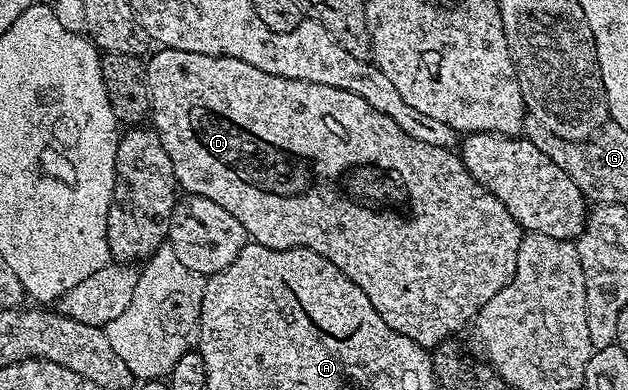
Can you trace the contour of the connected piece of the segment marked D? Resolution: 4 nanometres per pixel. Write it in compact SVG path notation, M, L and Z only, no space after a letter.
M159 47L157 51L158 53L154 57L151 55L145 61L146 81L150 91L149 119L168 154L168 159L172 161L172 170L174 177L178 180L179 189L190 196L208 198L208 202L216 202L220 206L224 206L224 210L228 210L228 214L232 214L232 218L236 218L236 222L240 222L240 226L244 226L247 237L253 243L268 246L272 250L307 248L324 258L328 258L328 262L332 262L332 266L336 266L336 270L340 270L348 278L352 278L352 282L356 282L356 286L360 286L360 290L364 290L364 294L368 294L368 302L372 302L372 306L376 306L380 318L384 318L384 322L388 322L388 326L392 326L392 330L404 334L404 338L412 338L412 342L416 342L421 348L427 350L433 350L438 344L451 339L456 334L453 332L460 331L465 324L467 327L482 307L488 302L492 302L492 298L496 298L496 294L500 294L500 290L504 290L504 286L508 286L508 282L512 282L512 278L516 274L517 255L520 254L524 229L518 225L516 218L512 218L512 214L508 214L504 202L500 202L500 198L496 198L496 194L492 194L487 188L480 186L480 182L476 182L476 178L472 178L472 174L464 166L461 155L457 151L440 146L428 146L428 142L416 142L416 138L404 134L404 130L400 130L400 126L396 126L396 122L392 122L392 118L388 118L388 114L380 114L380 110L376 110L376 106L368 106L368 102L364 102L364 98L360 98L360 94L352 94L352 90L336 90L336 86L320 86L320 82L304 82L292 78L280 78L276 74L264 74L264 70L256 70L256 66L248 66L248 62L240 62L240 58L192 54L188 50L176 50L175 48Z

